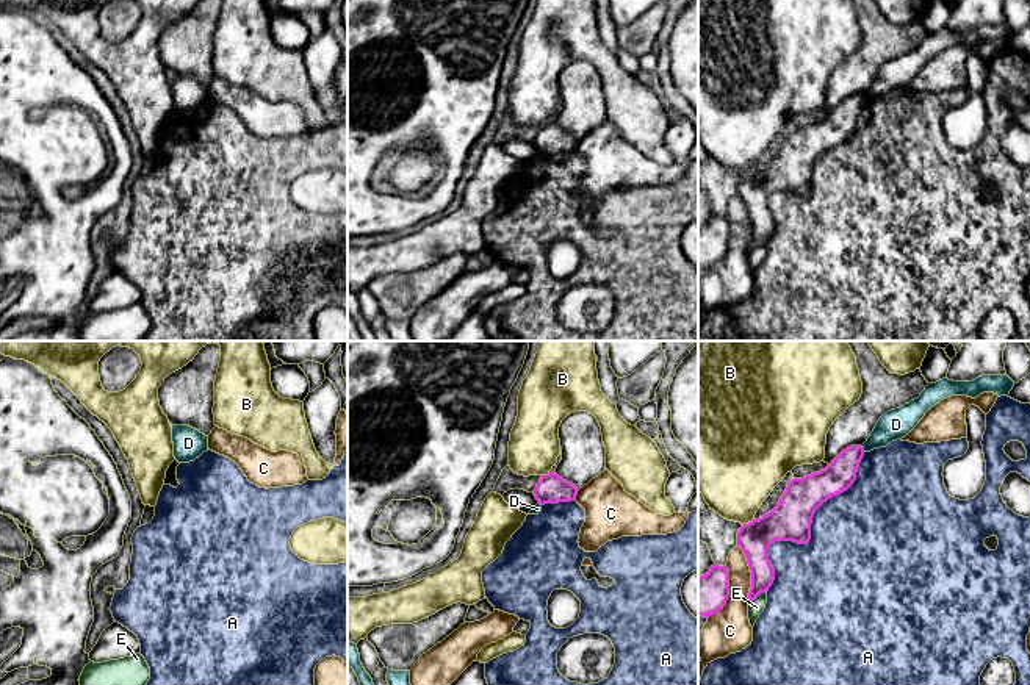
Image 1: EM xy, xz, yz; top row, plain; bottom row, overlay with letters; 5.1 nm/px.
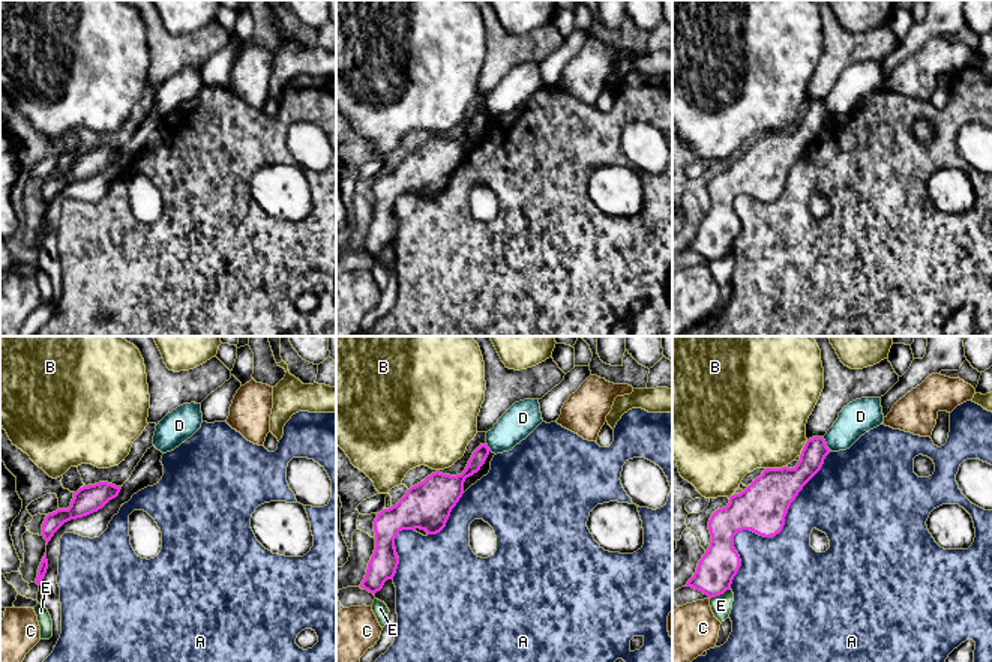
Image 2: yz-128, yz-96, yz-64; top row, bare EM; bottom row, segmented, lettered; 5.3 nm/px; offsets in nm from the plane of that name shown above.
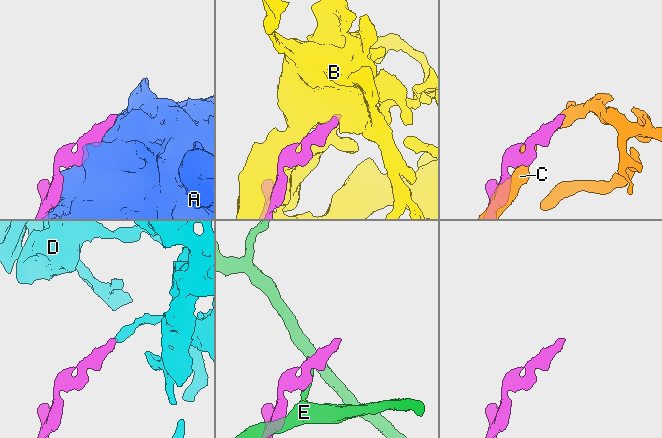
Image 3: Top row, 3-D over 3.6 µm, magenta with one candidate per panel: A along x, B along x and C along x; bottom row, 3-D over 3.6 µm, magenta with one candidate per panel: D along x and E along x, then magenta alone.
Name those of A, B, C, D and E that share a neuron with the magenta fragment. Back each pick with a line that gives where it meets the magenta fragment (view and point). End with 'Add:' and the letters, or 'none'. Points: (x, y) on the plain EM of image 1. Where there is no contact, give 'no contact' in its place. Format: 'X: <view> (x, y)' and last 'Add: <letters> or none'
Add: none

